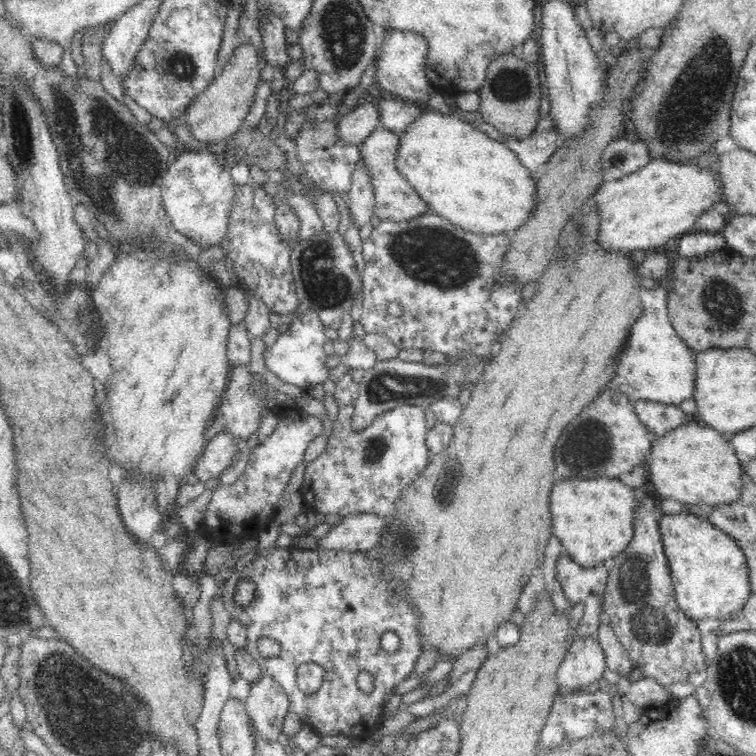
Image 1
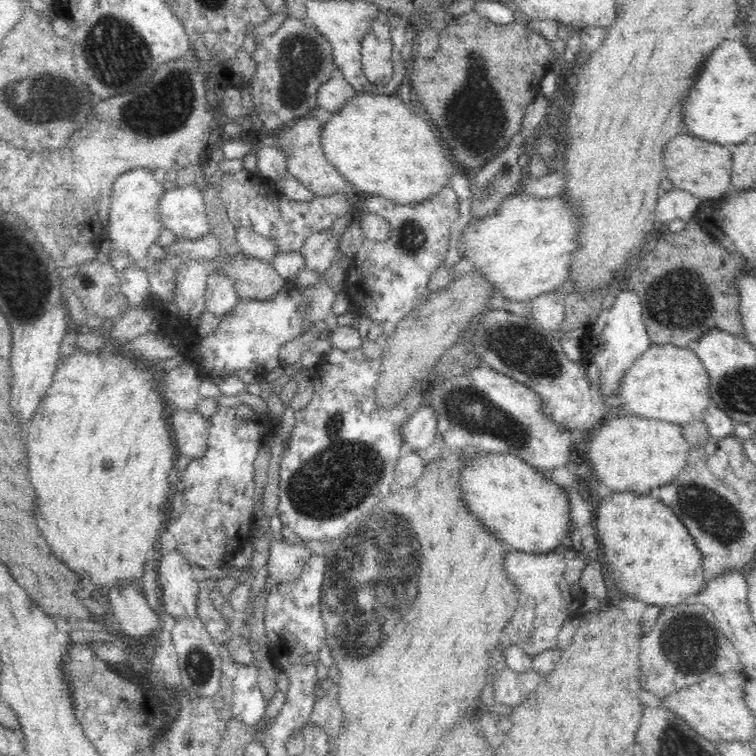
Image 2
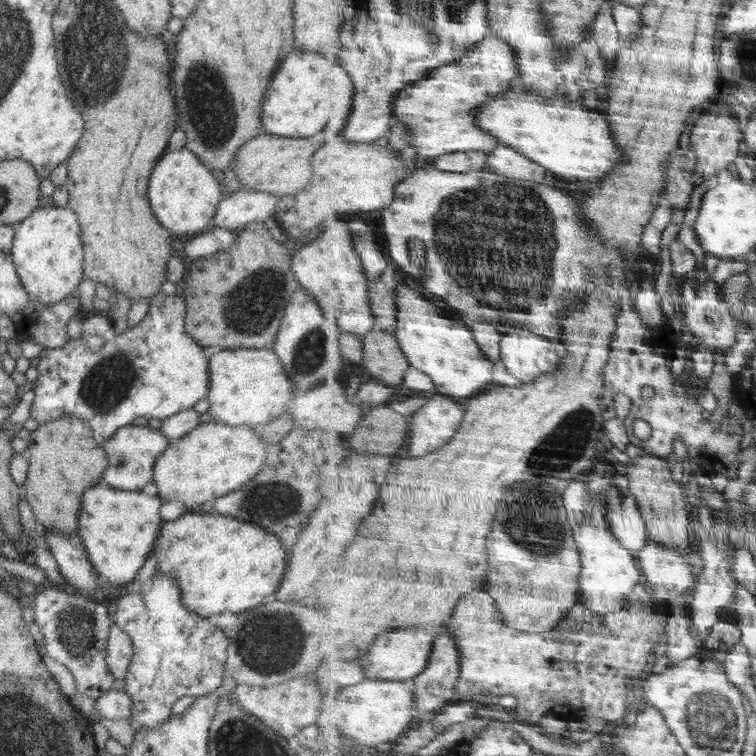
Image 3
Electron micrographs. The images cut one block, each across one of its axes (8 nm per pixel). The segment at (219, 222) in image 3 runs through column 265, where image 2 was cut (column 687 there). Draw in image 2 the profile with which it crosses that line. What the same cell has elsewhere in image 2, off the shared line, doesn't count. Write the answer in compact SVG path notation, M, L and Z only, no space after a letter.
M672 188L670 191L662 192L654 210L658 228L662 228L665 223L678 220L678 218L686 222L696 219L696 212L704 202L682 189Z

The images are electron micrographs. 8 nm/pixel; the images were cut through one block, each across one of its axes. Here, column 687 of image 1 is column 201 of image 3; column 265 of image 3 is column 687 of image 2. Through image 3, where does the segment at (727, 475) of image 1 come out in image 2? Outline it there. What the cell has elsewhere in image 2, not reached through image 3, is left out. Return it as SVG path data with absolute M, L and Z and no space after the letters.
M623 414L610 418L590 430L587 445L576 457L582 457L593 468L595 482L602 482L612 492L649 494L651 489L668 485L685 470L690 445L682 435L680 425Z

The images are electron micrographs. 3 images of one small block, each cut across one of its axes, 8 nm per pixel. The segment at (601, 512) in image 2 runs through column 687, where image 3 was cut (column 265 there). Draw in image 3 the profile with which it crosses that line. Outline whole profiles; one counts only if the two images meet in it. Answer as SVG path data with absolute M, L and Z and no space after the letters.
M211 512L184 513L174 521L164 521L160 537L157 537L155 546L150 552L157 560L156 574L172 573L183 595L183 604L199 616L208 618L212 614L221 614L226 611L240 613L262 605L264 598L276 594L288 568L290 550L283 547L276 534L265 530L262 526L240 521L226 515L216 515Z

